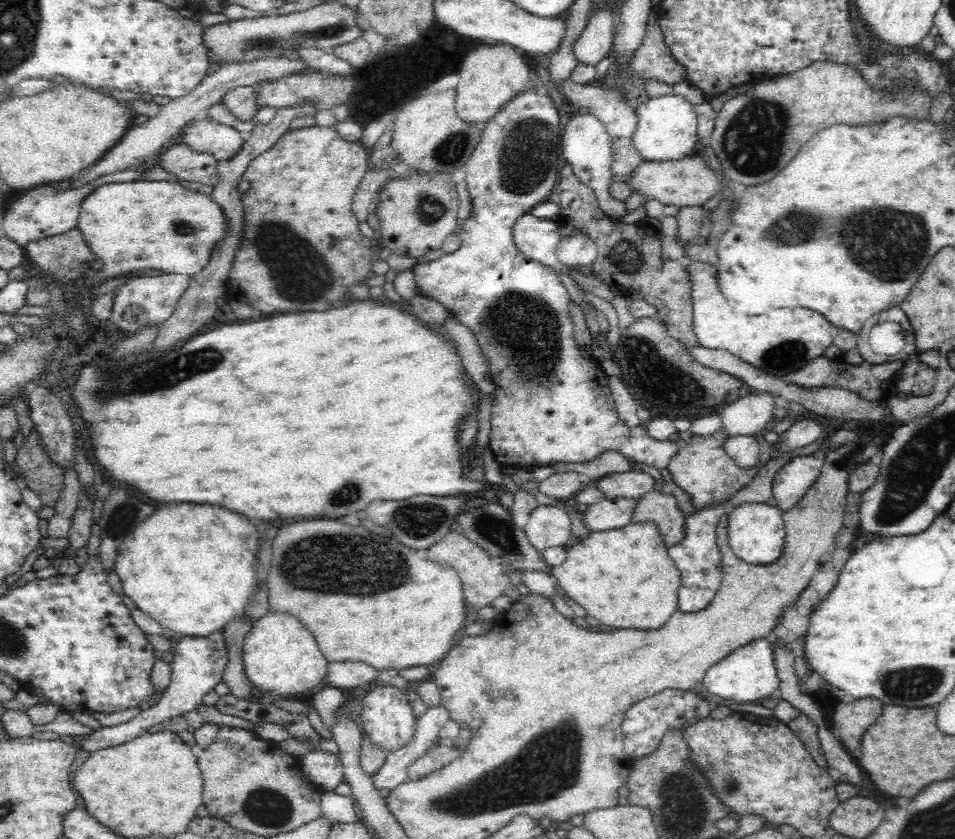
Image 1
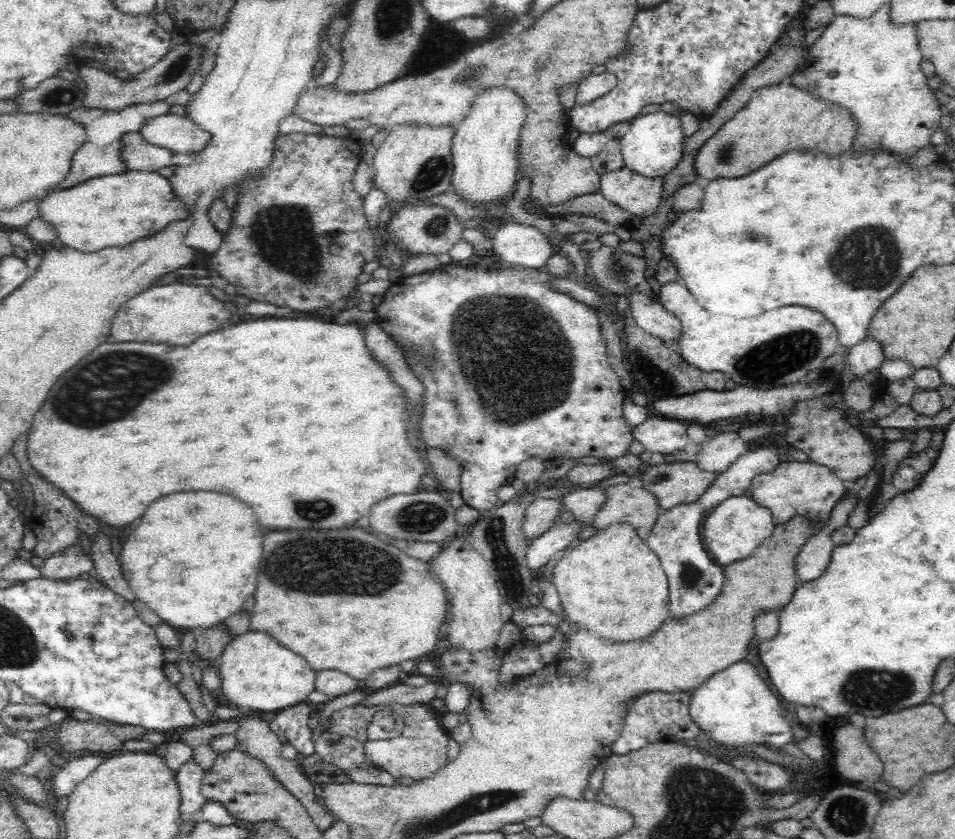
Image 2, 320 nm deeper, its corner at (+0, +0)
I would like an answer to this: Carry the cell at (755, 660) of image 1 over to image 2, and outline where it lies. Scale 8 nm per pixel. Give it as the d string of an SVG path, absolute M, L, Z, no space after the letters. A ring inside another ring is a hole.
M744 660L736 661L734 664L728 665L728 668L722 669L720 672L712 673L703 684L696 689L690 698L690 717L692 721L698 723L698 727L713 742L720 743L722 748L745 751L746 744L754 744L754 746L766 746L772 750L782 750L786 744L790 744L793 738L792 720L784 717L780 712L780 700L772 694L770 684L762 678L760 670Z

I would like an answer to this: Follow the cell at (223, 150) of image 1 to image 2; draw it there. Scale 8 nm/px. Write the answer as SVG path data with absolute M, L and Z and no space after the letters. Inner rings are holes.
M170 113L146 120L139 132L149 144L191 157L204 153L213 142L211 132L196 121Z

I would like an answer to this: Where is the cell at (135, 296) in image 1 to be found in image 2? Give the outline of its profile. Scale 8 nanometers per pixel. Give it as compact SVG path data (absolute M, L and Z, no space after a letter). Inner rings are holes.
M166 284L154 286L132 300L124 302L118 314L112 320L112 336L118 342L132 342L132 340L164 340L170 344L188 344L188 340L196 340L204 332L212 328L222 328L228 324L228 314L224 303L210 294L207 288L189 284Z

